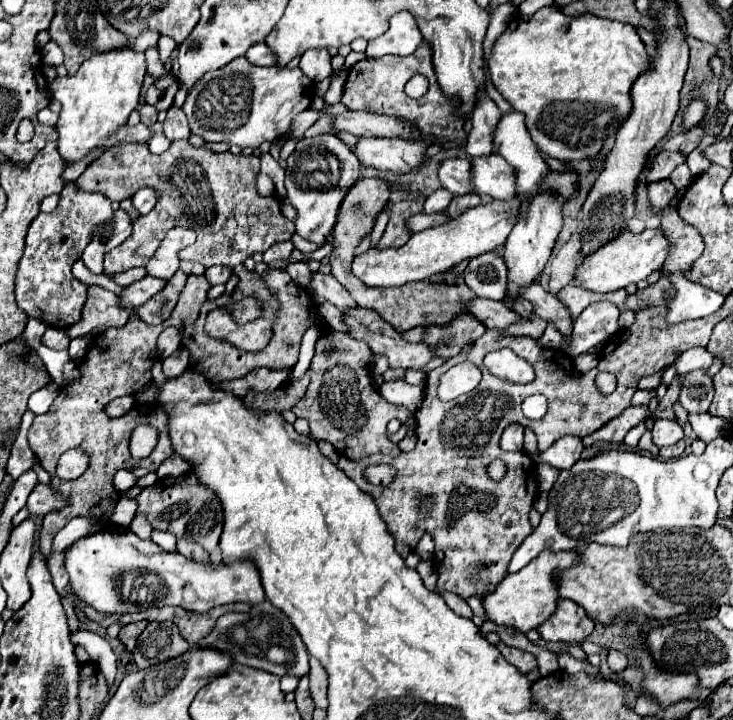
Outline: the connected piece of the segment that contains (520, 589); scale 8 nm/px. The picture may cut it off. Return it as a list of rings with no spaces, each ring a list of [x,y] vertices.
[[[543,552],[539,558],[535,558],[531,564],[527,564],[525,568],[521,568],[515,574],[505,576],[497,588],[483,596],[483,608],[487,612],[487,620],[491,620],[497,626],[505,626],[505,628],[515,628],[523,634],[527,634],[531,628],[537,628],[539,624],[543,624],[547,620],[547,616],[551,616],[557,608],[557,582],[555,582],[555,570],[565,570],[569,566],[575,564],[577,554],[575,552]]]

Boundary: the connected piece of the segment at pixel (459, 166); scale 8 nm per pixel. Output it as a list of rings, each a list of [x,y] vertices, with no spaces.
[[[467,156],[457,160],[445,160],[439,168],[439,180],[455,196],[475,192],[471,184],[471,162]]]

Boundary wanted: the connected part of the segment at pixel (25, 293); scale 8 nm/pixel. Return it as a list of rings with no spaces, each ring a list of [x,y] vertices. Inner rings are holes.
[[[74,181],[64,186],[59,205],[53,212],[39,212],[35,216],[25,236],[25,252],[15,278],[17,304],[29,318],[37,318],[53,328],[63,330],[79,322],[89,286],[79,282],[71,274],[71,268],[81,258],[85,246],[91,242],[95,226],[111,218],[111,202],[101,192],[79,190]]]

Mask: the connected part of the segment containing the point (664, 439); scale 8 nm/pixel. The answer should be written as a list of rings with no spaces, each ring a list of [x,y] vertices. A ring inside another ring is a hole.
[[[655,420],[651,434],[653,434],[653,444],[659,448],[673,446],[675,442],[683,440],[683,428],[675,420]]]

